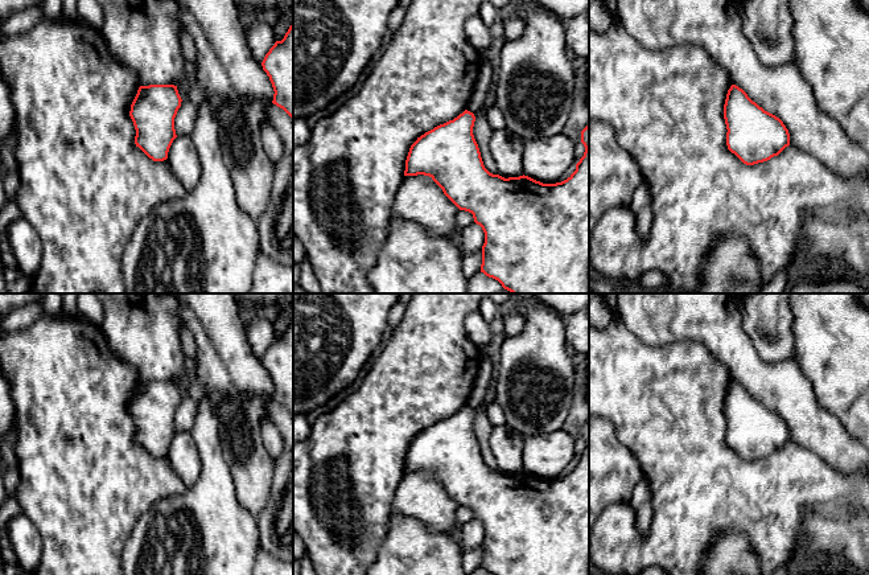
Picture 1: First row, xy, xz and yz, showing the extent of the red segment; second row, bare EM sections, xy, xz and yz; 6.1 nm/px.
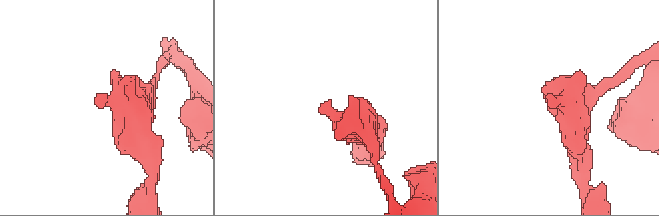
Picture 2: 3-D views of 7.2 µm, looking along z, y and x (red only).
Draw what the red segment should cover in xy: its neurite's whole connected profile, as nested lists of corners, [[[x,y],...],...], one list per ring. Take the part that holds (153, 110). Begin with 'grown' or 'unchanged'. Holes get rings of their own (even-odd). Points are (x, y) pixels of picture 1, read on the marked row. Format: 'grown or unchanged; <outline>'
unchanged; [[[149,85],[137,90],[129,111],[136,130],[135,144],[153,161],[168,159],[177,137],[174,118],[181,102],[174,85]]]

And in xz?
unchanged; [[[465,110],[453,120],[440,124],[417,137],[417,140],[409,148],[405,160],[404,176],[429,176],[460,210],[473,214],[474,222],[479,225],[485,233],[481,272],[498,280],[504,289],[510,291],[511,293],[589,293],[589,124],[581,131],[581,143],[585,147],[585,152],[576,164],[576,171],[561,182],[543,184],[524,174],[504,178],[499,174],[490,173],[483,165],[478,144],[473,135],[474,122],[474,114]]]

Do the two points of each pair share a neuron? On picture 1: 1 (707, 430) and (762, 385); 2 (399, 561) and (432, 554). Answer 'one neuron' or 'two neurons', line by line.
1: two neurons
2: one neuron

